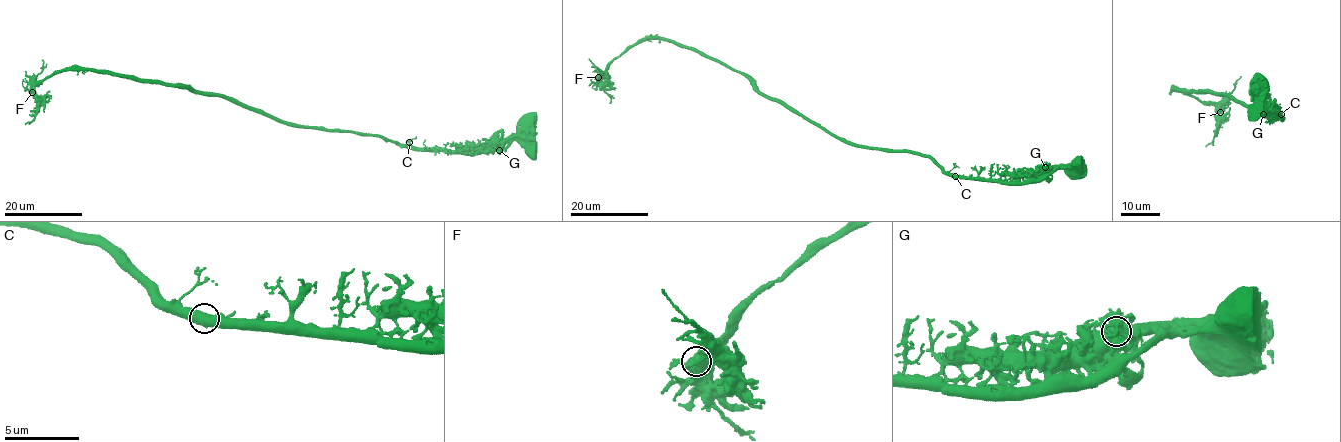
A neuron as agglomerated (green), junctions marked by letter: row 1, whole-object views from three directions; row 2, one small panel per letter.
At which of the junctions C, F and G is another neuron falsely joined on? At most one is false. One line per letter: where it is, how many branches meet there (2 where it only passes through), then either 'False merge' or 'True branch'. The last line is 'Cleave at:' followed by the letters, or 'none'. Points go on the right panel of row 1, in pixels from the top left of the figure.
C: Place: (1281, 114). Branches: 3. True branch
F: Place: (1220, 112). Branches: 2. True branch
G: Place: (1263, 114). Branches: 6. False merge
Cleave at: G

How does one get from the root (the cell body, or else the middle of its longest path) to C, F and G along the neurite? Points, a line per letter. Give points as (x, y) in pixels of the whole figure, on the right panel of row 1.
C: (1260, 85), (1262, 104), (1284, 120), (1281, 114)
F: (1260, 85), (1262, 104), (1284, 120), (1254, 111), (1227, 95), (1188, 94), (1172, 89), (1210, 102), (1220, 112)
G: (1260, 85), (1263, 114)

